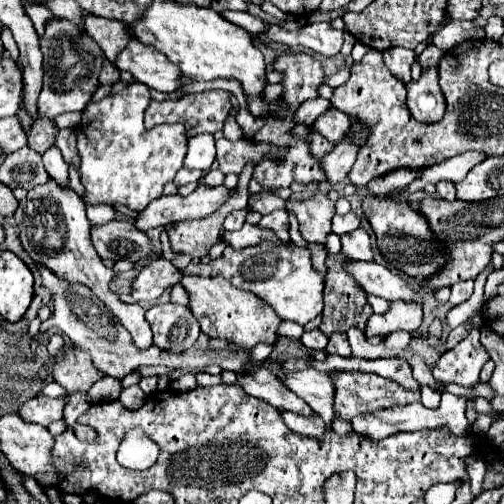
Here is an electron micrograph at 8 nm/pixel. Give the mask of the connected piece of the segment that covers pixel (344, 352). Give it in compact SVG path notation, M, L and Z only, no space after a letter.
M347 335L329 337L329 343L327 343L325 351L341 355L341 357L351 357L351 347L349 347L349 341L347 341Z

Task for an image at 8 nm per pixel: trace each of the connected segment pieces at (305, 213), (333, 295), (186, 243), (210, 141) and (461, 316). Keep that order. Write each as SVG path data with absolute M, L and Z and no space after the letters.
M317 191L311 199L305 199L305 201L287 201L285 209L291 209L291 213L297 217L299 231L305 241L321 243L321 245L327 243L327 235L331 233L331 219L335 215L335 203L327 197L325 191Z
M343 253L337 255L327 255L325 267L327 267L327 275L325 275L325 309L323 309L323 321L319 325L319 331L323 335L331 335L335 331L347 333L351 327L357 327L361 331L365 331L369 317L373 315L371 305L367 303L367 293L361 289L361 285L357 285L357 281L345 271L345 261L349 261Z
M253 163L245 165L245 169L239 175L239 185L237 185L239 191L233 193L233 197L225 205L221 205L221 209L217 209L215 213L211 213L203 219L179 221L167 229L171 249L175 253L187 253L187 255L199 257L199 259L209 253L209 249L221 239L221 225L223 225L225 217L235 209L247 207L247 199L249 199L247 185L251 181L253 169L255 169Z
M195 135L189 139L189 151L185 157L185 167L199 169L207 173L215 161L215 139L213 135Z
M487 266L474 280L473 295L471 295L465 303L453 307L453 309L447 313L445 323L447 323L451 329L457 327L457 325L463 325L463 323L465 323L465 321L483 305L484 286L488 275L492 271L494 271L494 268Z

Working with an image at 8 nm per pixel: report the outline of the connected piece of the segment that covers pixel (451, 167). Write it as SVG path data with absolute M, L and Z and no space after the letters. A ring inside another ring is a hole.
M467 151L467 153L461 153L457 157L451 157L449 161L441 161L429 169L423 169L423 175L413 181L409 187L407 187L407 193L415 193L415 191L421 191L427 183L439 183L443 179L447 181L461 181L465 179L465 175L481 161L485 161L487 155L481 155L477 151Z

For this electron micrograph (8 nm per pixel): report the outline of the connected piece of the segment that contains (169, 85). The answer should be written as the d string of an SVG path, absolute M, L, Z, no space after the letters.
M131 39L127 47L119 53L117 67L121 71L129 71L137 81L157 91L171 93L181 87L181 69L155 47L143 45L137 39Z

